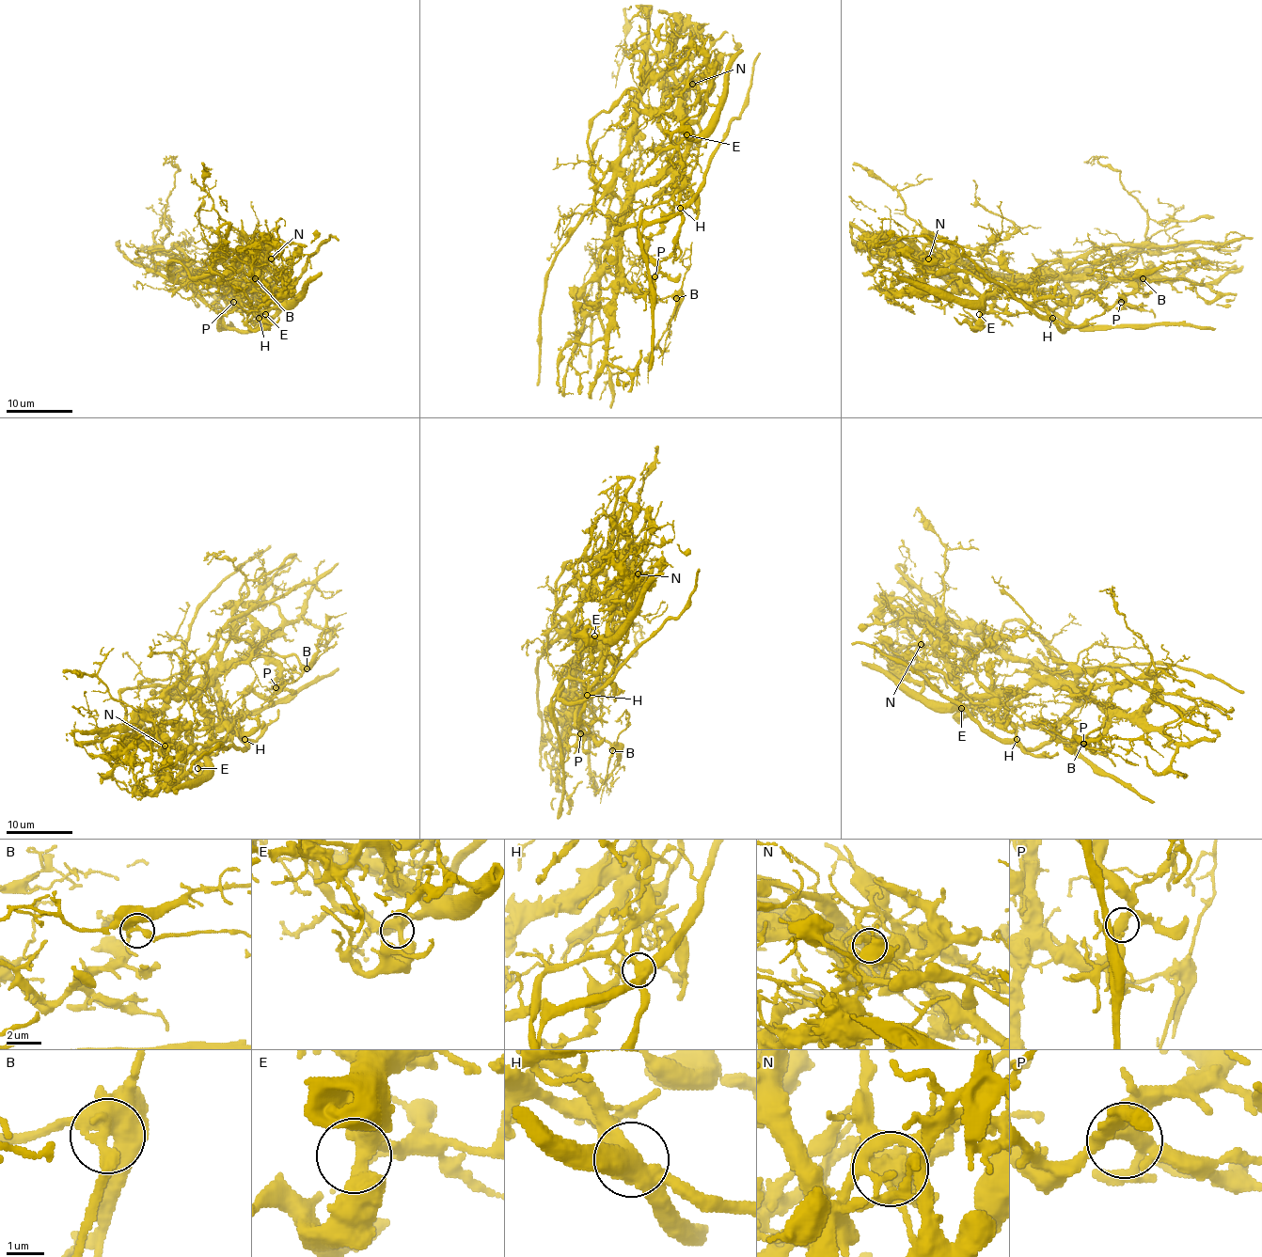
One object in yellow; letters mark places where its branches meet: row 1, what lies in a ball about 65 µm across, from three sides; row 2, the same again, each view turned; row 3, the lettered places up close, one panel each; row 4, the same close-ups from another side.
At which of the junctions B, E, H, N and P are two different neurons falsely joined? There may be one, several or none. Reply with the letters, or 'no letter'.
H, N

